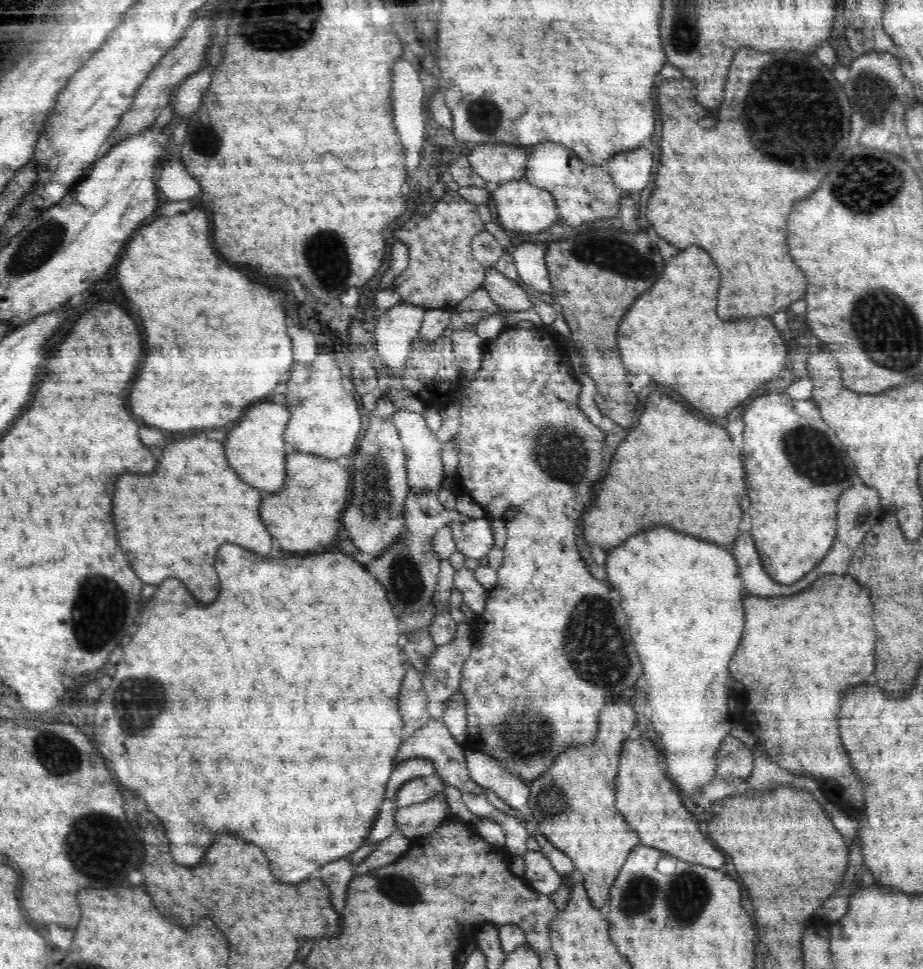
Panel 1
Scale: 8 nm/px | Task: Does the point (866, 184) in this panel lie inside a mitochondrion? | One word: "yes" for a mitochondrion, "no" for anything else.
yes

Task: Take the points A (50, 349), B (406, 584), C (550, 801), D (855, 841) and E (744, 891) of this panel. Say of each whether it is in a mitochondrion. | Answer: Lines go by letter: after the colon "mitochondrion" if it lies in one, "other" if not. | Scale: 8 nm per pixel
A: other
B: mitochondrion
C: mitochondrion
D: other
E: other

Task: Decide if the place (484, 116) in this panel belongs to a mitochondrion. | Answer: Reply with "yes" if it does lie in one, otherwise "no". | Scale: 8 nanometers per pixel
yes

